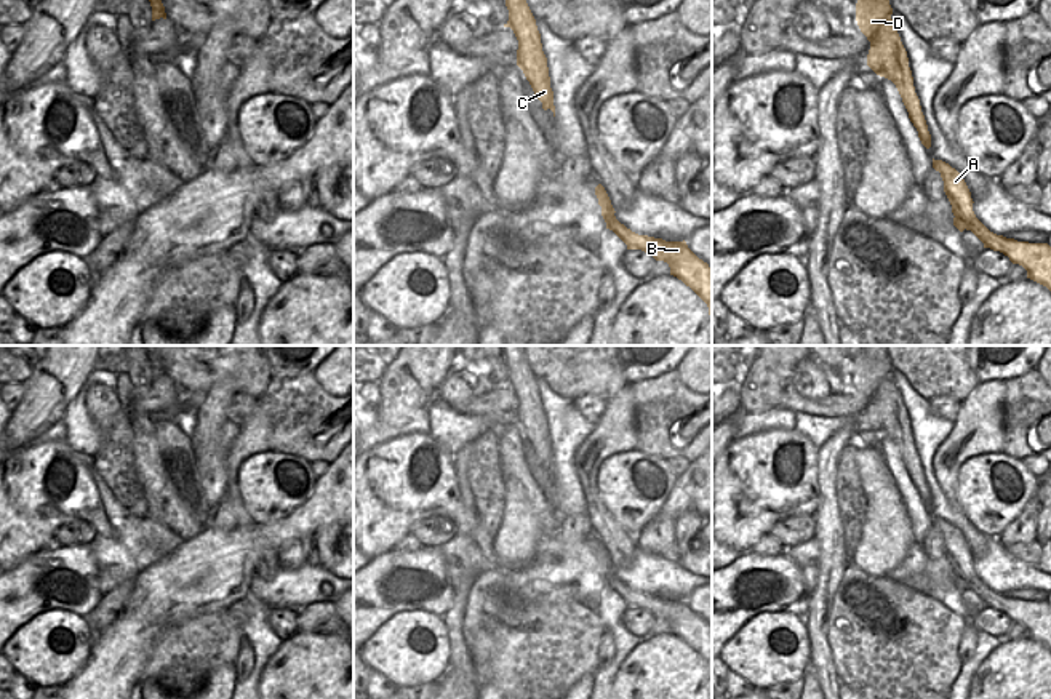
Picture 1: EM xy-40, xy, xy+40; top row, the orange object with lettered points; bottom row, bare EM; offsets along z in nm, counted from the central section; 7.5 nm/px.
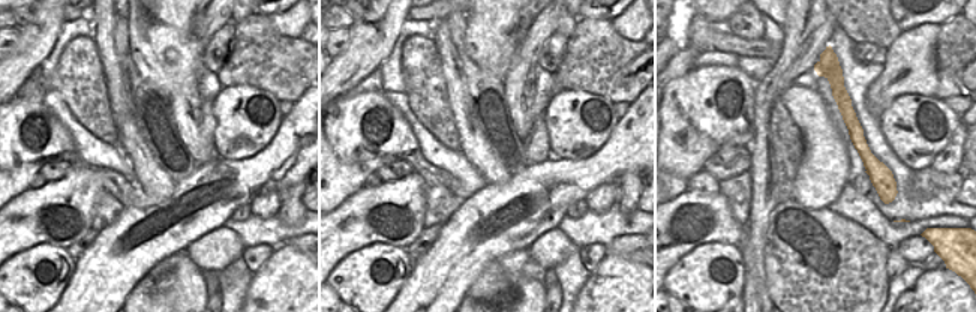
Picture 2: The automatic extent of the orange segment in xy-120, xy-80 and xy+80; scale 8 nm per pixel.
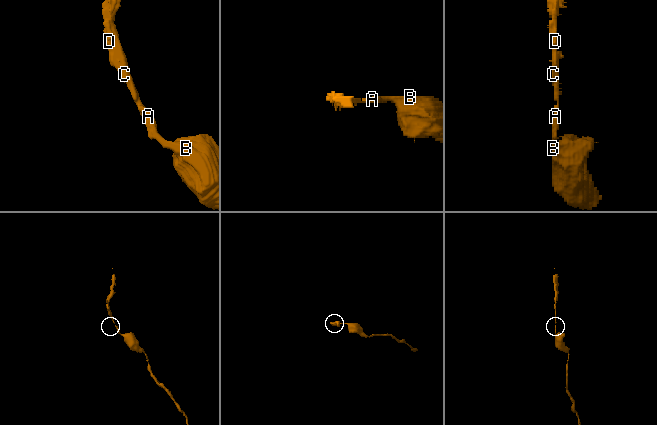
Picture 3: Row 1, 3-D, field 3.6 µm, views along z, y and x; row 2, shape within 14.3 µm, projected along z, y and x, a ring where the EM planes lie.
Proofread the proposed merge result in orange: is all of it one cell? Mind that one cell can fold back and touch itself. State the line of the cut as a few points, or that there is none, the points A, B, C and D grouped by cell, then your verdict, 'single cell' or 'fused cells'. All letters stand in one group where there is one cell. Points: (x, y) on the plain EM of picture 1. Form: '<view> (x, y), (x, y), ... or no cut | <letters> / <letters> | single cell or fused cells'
no cut | A B C D | single cell

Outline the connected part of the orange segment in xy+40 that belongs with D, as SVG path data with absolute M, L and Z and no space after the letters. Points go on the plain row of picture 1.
M862 346L856 361L856 379L861 390L870 400L867 424L880 435L891 438L909 470L909 477L918 489L921 502L931 505L931 493L920 457L915 451L907 409L891 377L893 366L885 346Z

